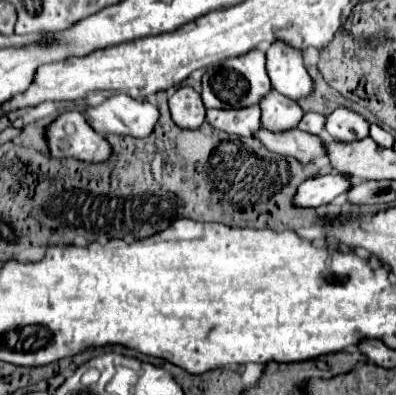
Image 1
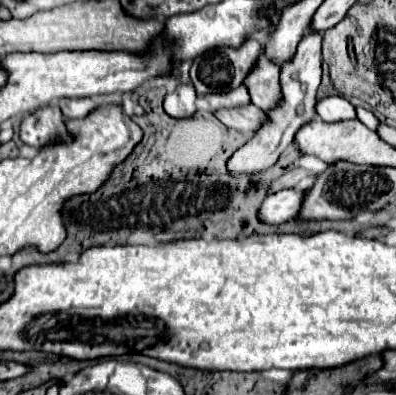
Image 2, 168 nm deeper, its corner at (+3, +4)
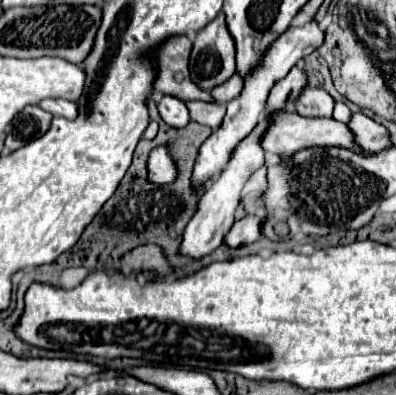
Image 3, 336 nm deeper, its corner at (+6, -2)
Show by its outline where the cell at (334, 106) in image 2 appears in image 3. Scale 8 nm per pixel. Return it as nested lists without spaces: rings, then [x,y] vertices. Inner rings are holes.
[[[306,88],[302,98],[298,98],[296,112],[308,118],[330,118],[334,110],[334,98],[318,88]]]

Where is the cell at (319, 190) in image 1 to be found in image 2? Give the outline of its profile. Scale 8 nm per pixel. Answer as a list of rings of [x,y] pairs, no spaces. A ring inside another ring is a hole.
[[[281,190],[267,196],[257,212],[257,218],[263,220],[263,224],[283,224],[287,220],[293,220],[293,216],[297,216],[301,210],[303,194],[305,192],[299,190]]]

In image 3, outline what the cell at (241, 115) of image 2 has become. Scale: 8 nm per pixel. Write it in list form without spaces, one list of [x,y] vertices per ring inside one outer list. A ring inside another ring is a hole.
[[[186,102],[190,110],[190,118],[194,122],[200,122],[212,130],[218,130],[222,126],[222,118],[226,116],[226,104],[214,104],[214,102]]]

